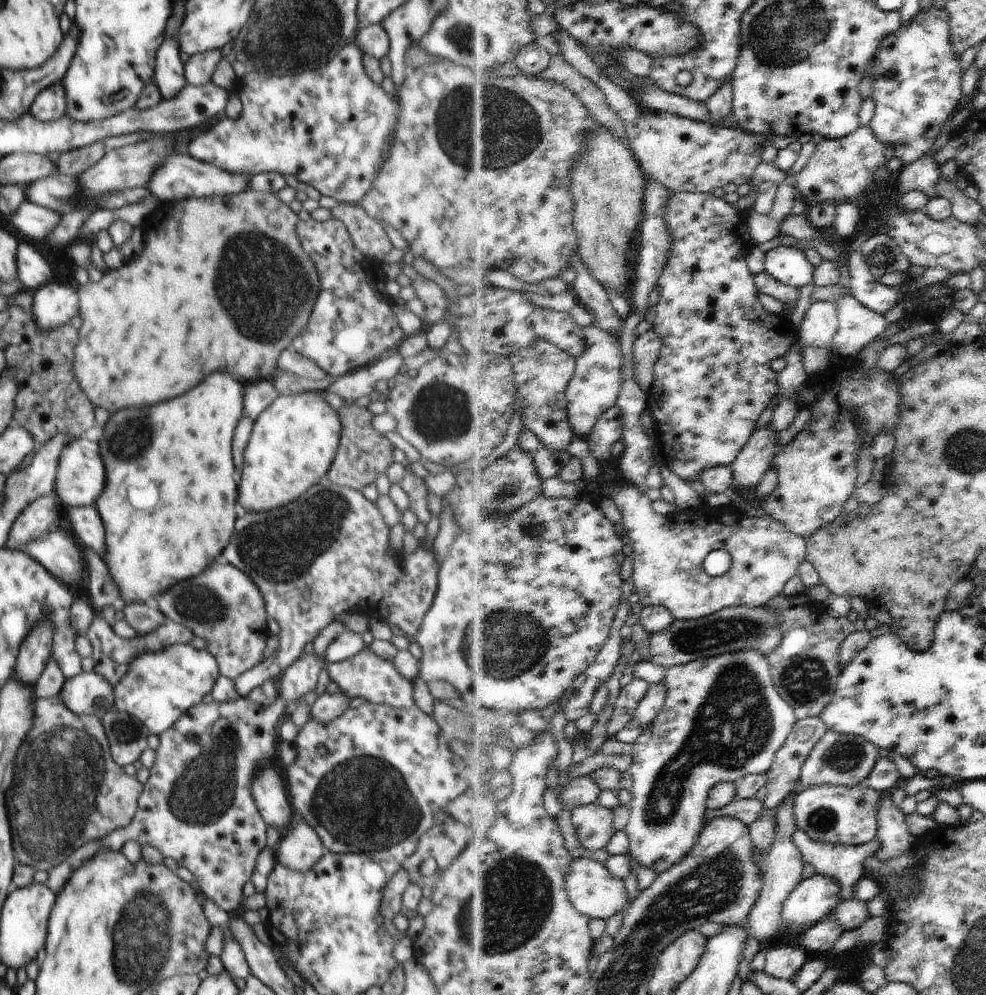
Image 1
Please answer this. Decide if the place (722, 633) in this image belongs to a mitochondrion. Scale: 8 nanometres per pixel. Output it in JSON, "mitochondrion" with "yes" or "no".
{"mitochondrion":"yes"}

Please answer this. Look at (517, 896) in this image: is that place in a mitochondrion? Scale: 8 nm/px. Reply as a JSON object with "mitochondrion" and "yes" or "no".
{"mitochondrion":"yes"}

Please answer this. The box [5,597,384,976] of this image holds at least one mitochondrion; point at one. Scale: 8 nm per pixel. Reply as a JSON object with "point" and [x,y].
{"point":[68,802]}

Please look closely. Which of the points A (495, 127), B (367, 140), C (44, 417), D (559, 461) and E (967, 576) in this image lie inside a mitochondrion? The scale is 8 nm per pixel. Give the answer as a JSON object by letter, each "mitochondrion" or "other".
{"A":"mitochondrion","B":"mitochondrion","C":"other","D":"other","E":"other"}

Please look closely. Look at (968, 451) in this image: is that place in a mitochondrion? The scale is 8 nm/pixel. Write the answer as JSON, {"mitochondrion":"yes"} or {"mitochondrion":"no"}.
{"mitochondrion":"yes"}

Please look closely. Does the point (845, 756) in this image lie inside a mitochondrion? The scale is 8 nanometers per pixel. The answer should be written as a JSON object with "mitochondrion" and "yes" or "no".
{"mitochondrion":"yes"}

